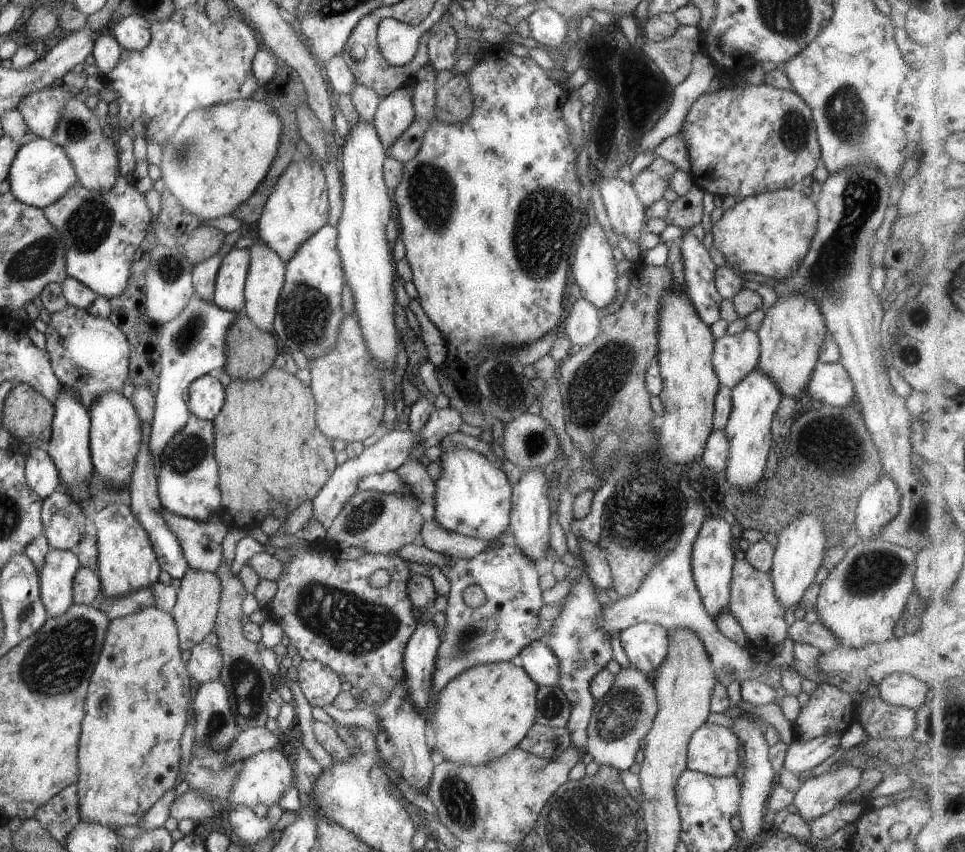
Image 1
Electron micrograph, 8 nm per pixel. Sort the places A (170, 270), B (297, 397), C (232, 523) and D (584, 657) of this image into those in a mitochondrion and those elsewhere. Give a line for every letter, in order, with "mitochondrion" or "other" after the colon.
A: mitochondrion
B: other
C: other
D: other

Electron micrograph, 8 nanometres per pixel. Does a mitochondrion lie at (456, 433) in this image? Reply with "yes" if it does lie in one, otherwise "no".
no

